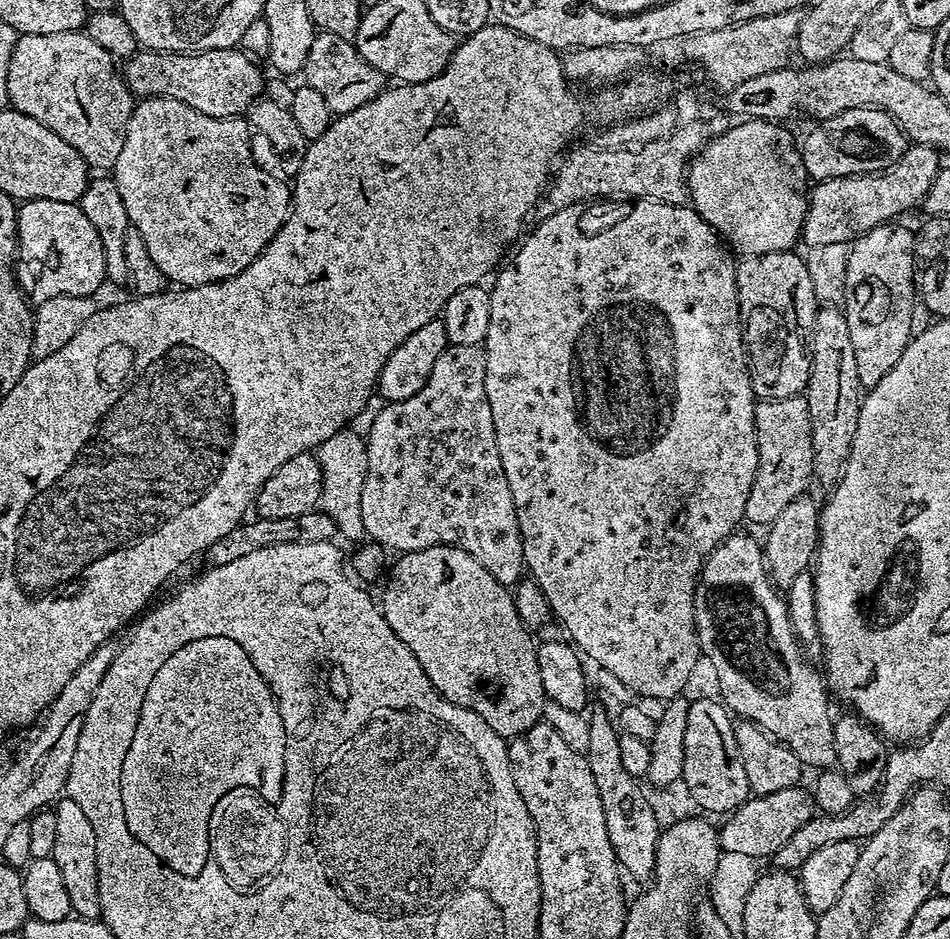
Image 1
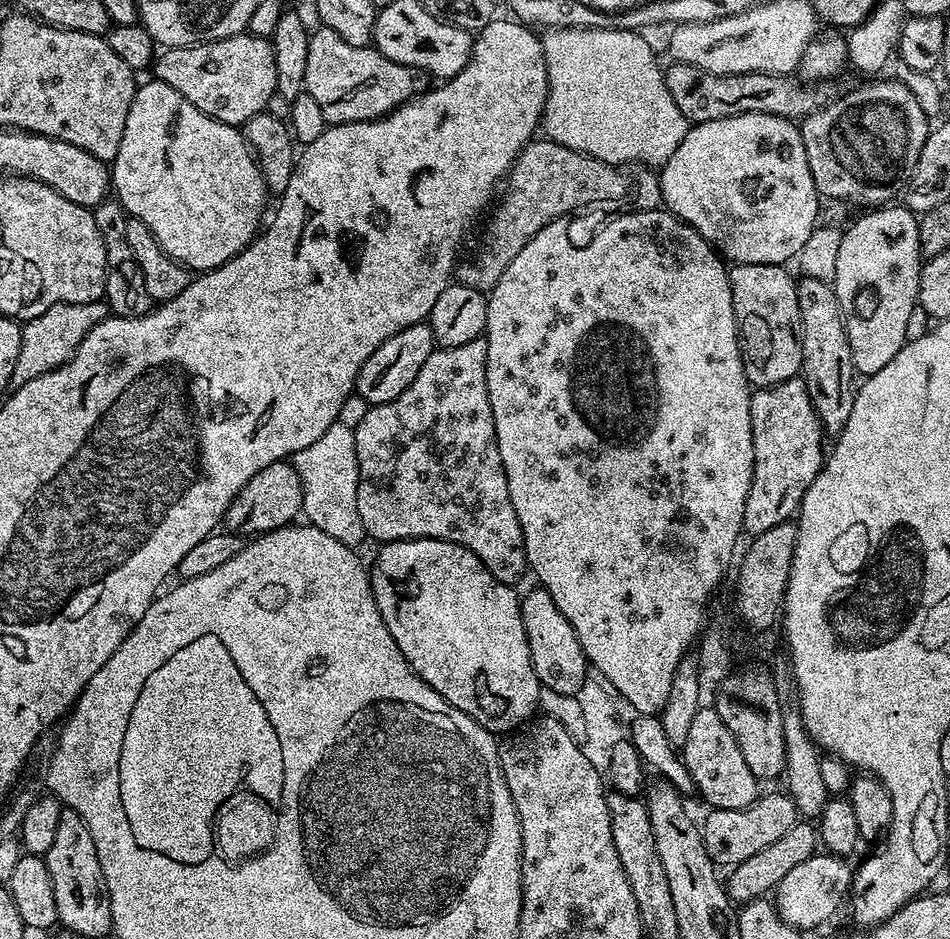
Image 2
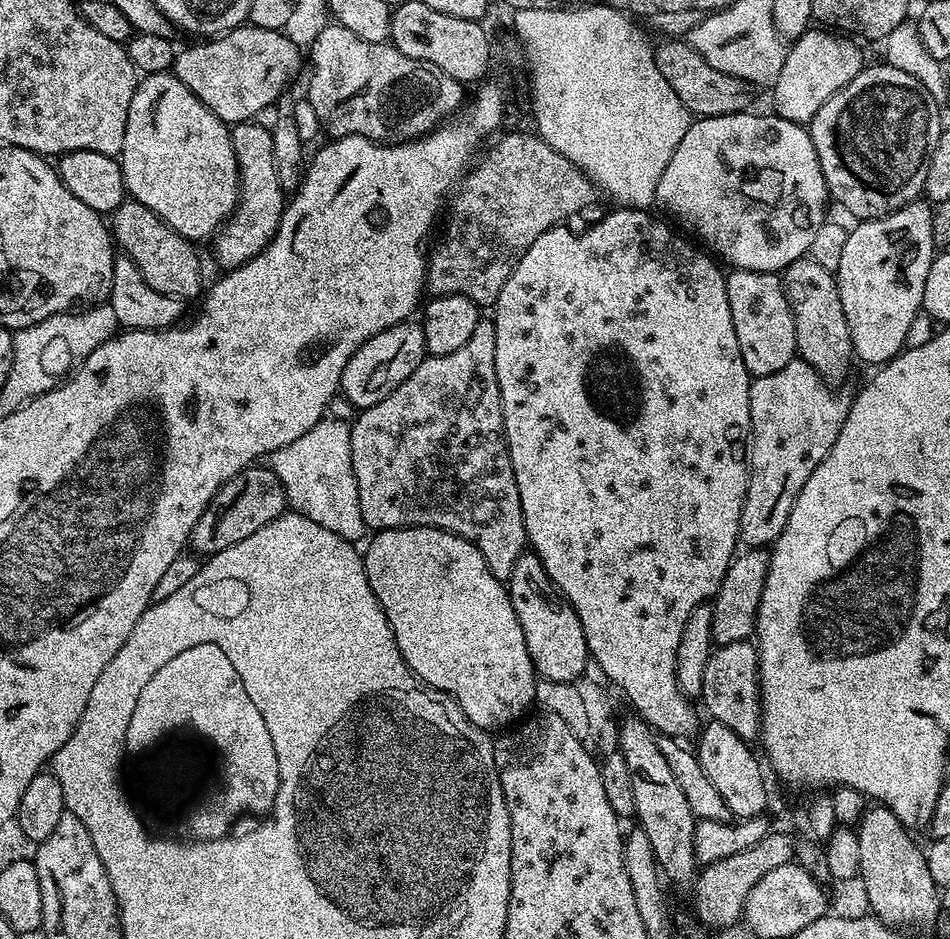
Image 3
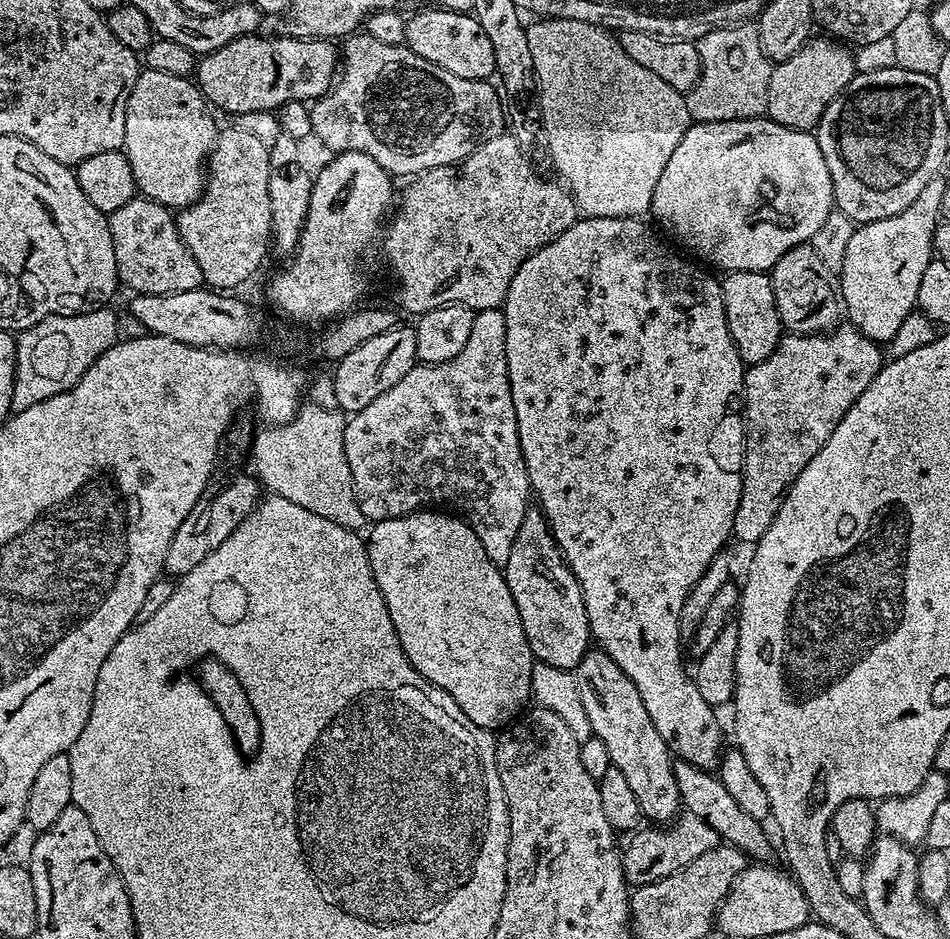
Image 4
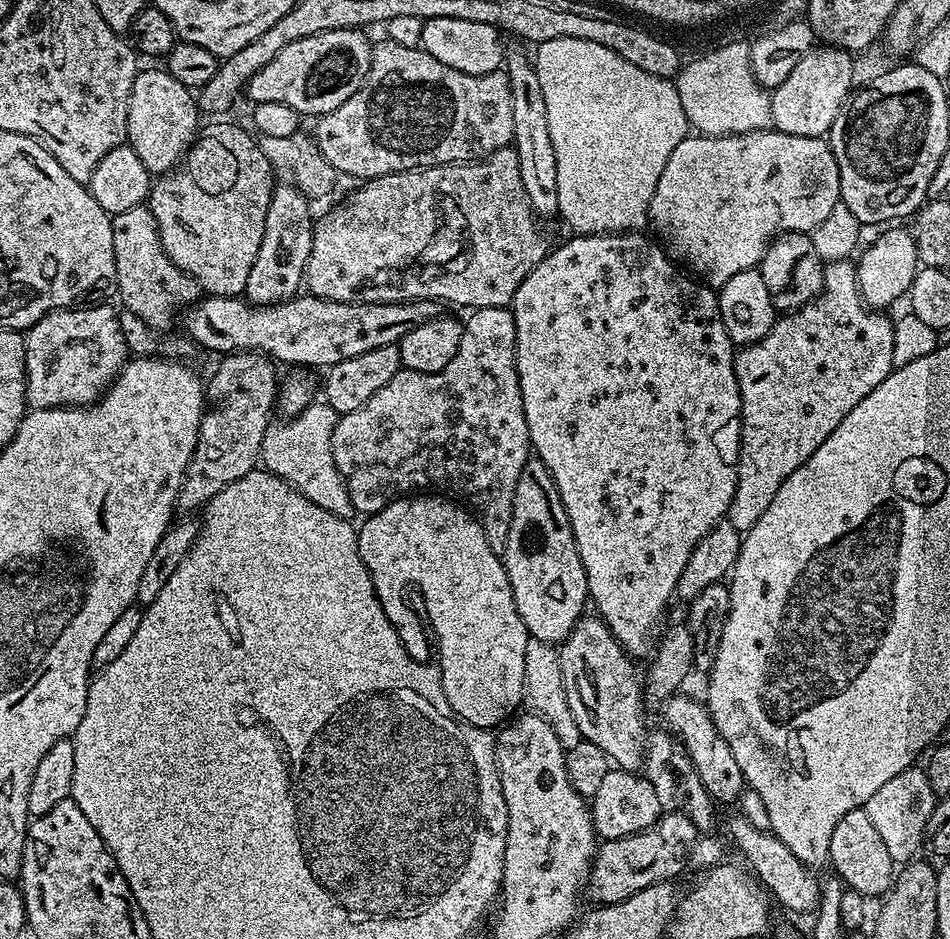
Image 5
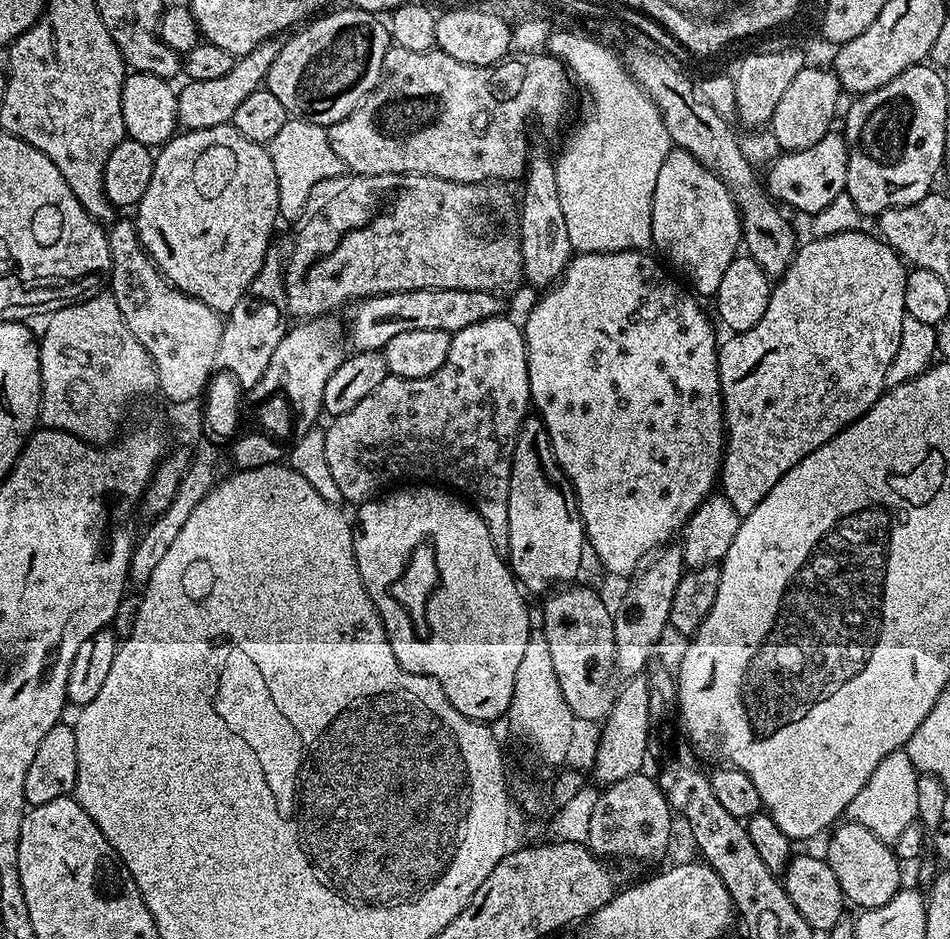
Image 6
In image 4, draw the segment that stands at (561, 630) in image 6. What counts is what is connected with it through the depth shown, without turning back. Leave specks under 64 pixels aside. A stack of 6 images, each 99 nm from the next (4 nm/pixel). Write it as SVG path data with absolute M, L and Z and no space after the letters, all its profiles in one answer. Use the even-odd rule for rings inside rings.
M590 650L575 666L578 694L582 698L582 707L590 718L593 737L602 740L609 754L611 767L617 768L626 777L630 790L634 790L634 798L638 798L638 806L645 817L652 822L671 822L681 811L678 782L674 782L672 765L674 757L668 751L666 742L662 742L662 734L658 734L654 722L650 722L650 714L646 714L646 705L642 702L642 694L638 694L638 686L622 674L622 666L614 662L614 658L605 652Z

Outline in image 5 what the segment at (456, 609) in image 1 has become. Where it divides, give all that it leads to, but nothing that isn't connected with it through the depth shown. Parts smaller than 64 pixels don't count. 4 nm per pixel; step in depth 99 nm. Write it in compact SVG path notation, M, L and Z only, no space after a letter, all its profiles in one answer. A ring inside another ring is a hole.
M440 494L402 496L391 500L385 508L371 513L365 520L368 521L359 525L356 533L358 554L374 582L378 602L382 602L382 610L386 610L386 618L390 618L390 626L394 626L402 646L415 660L425 659L424 628L404 597L413 584L424 599L424 612L436 635L436 648L440 651L440 685L444 687L450 706L461 720L476 728L492 730L503 725L524 700L526 642L530 637L514 606L504 561L490 550L490 542L486 542L479 520L469 509Z

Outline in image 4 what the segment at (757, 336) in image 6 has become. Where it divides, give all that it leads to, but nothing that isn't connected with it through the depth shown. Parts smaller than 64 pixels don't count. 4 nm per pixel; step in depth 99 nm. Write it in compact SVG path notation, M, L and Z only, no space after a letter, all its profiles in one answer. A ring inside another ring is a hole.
M844 322L839 326L815 336L797 336L795 334L781 335L780 345L776 347L776 352L770 354L770 358L766 358L762 362L751 365L744 374L744 481L742 482L742 498L738 502L738 510L734 510L734 526L732 527L732 536L740 539L742 543L748 546L754 546L762 538L762 534L766 534L766 530L770 530L770 522L774 522L774 518L778 514L778 510L784 501L784 495L788 492L789 486L798 478L798 474L802 474L802 470L806 470L806 462L810 462L810 458L814 458L814 454L818 454L818 450L822 450L822 446L826 446L826 442L830 438L830 434L834 434L834 426L838 426L838 422L842 422L842 418L846 414L846 410L850 410L850 406L854 406L854 402L858 402L858 398L862 398L862 390L866 390L866 386L870 386L870 382L874 382L874 378L880 372L886 363L886 356L880 353L881 345L877 341L866 338L858 329L852 327L851 324Z

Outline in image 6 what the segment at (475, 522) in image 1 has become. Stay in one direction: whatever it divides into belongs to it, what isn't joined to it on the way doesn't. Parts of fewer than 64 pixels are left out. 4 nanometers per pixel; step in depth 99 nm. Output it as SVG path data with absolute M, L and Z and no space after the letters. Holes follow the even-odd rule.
M501 314L494 318L486 318L482 322L474 322L474 326L466 326L466 330L452 333L450 354L446 354L446 362L442 362L442 366L434 374L426 378L398 378L389 374L371 394L366 394L366 398L358 402L358 406L354 406L354 410L346 410L346 414L335 417L331 421L332 425L324 428L326 466L330 466L330 474L334 477L338 490L342 490L347 503L359 506L397 482L435 482L437 485L447 486L462 494L463 499L476 509L486 522L486 530L490 530L494 550L498 550L500 556L507 557L510 546L510 470L514 458L514 442L518 438L518 430L522 426L524 417L529 415L532 395L528 377L528 344L524 341L521 325L517 321L515 324L514 321L507 320L506 317L507 315Z

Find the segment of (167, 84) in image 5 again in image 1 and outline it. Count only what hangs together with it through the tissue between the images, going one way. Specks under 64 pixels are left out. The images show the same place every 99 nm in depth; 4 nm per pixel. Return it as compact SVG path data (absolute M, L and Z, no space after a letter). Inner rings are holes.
M149 96L141 99L133 107L130 114L130 126L126 126L126 142L122 142L122 154L118 154L118 162L114 169L114 179L118 186L118 194L122 194L122 202L126 205L128 223L138 230L142 242L146 242L146 251L150 254L150 258L154 258L154 266L158 266L158 270L162 270L165 281L172 283L173 280L173 285L181 288L193 288L236 276L242 270L246 270L246 266L250 266L250 262L254 262L254 258L258 258L258 254L262 254L262 250L266 250L266 246L274 238L274 234L278 234L278 230L286 222L288 209L292 206L291 187L287 183L284 185L278 177L271 176L266 169L256 165L256 160L252 157L251 139L253 140L253 137L250 135L247 119L210 118L206 114L186 106L186 102L178 102L174 98Z

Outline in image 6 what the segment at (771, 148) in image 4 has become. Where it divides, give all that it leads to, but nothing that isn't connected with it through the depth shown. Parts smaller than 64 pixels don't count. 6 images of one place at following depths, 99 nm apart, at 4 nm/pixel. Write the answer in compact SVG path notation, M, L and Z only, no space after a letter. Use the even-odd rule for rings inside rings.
M829 131L810 149L785 151L778 156L768 172L766 191L781 205L789 204L800 212L813 214L829 206L834 198L846 191L848 144L839 131ZM669 152L666 162L662 162L662 170L658 170L658 182L654 182L652 199L652 244L657 248L655 251L673 269L676 267L681 272L679 275L691 285L695 295L700 298L715 297L722 282L722 274L726 274L726 266L730 266L730 262L735 260L741 251L740 211L736 209L732 195L718 177L709 168L699 164L689 152Z

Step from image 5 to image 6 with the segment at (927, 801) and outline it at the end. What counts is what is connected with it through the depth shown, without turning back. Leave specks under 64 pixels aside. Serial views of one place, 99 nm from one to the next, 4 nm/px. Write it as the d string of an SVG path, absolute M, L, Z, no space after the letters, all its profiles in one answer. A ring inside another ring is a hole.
M905 749L892 751L886 758L882 758L874 768L873 774L870 774L865 786L862 786L862 790L851 799L844 815L845 819L866 826L884 843L895 843L898 835L917 821L919 775Z

